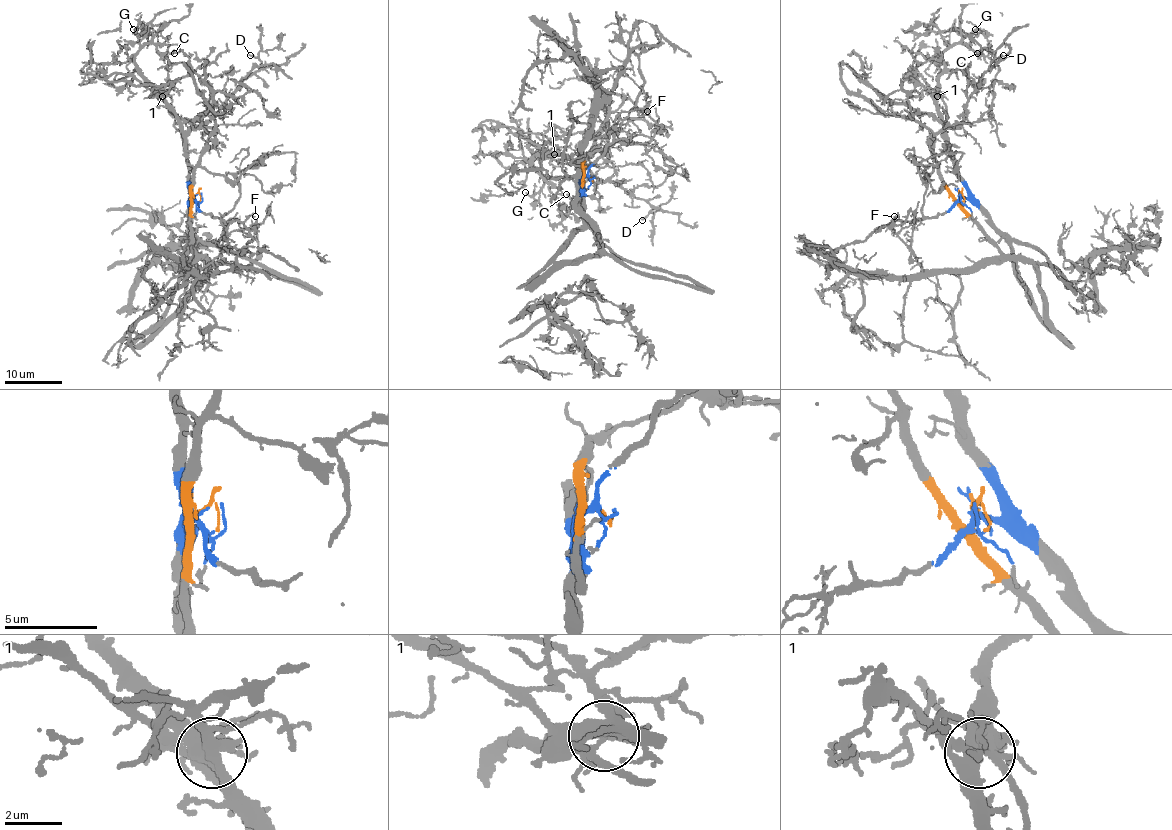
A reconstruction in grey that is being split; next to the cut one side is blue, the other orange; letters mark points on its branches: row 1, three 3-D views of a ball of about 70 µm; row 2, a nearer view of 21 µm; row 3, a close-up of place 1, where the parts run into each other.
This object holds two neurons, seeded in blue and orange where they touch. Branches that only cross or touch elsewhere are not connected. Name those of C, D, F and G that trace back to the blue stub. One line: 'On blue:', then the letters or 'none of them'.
On blue: C, D, F, G

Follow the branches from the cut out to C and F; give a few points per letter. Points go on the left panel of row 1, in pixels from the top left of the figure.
C: (192, 195), (180, 121), (135, 60), (146, 43), (166, 56), (170, 45), (178, 46), (175, 53)
F: (192, 195), (203, 212), (228, 221), (241, 221), (248, 215), (255, 217)

